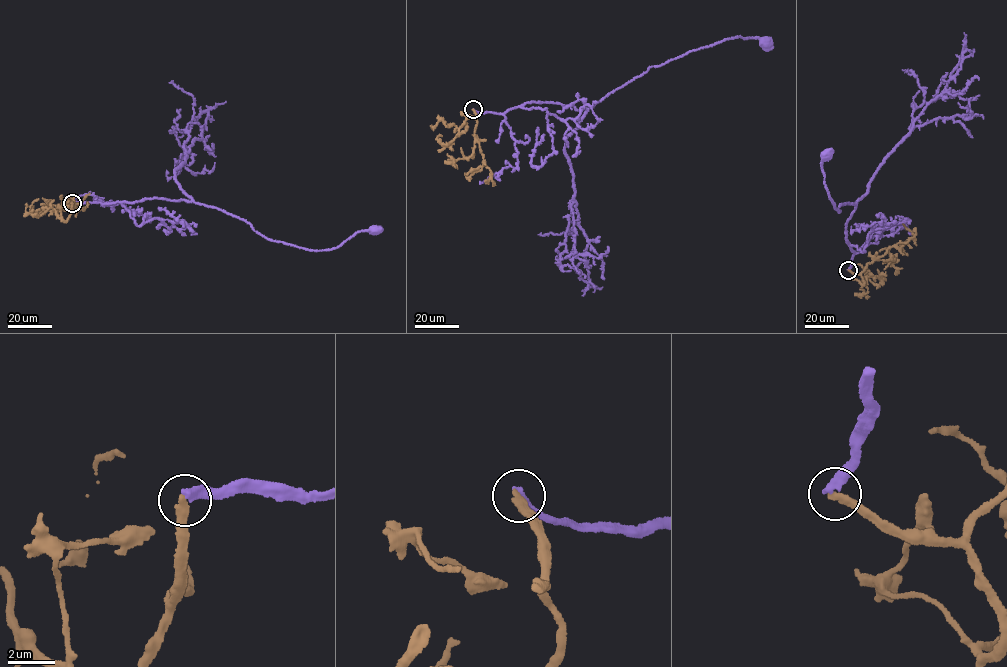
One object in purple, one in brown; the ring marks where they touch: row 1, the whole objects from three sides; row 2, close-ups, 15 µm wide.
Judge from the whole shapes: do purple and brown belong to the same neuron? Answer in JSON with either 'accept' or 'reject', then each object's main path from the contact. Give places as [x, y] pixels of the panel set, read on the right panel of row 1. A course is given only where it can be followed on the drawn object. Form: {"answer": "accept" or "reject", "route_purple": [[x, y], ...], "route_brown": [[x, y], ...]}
{"answer": "reject", "route_purple": [[848, 270], [855, 252], [847, 242], [846, 224], [856, 203], [835, 208], [821, 169], [827, 155]], "route_brown": [[848, 270], [859, 274], [866, 265], [882, 256], [891, 247], [914, 238], [903, 223]]}

